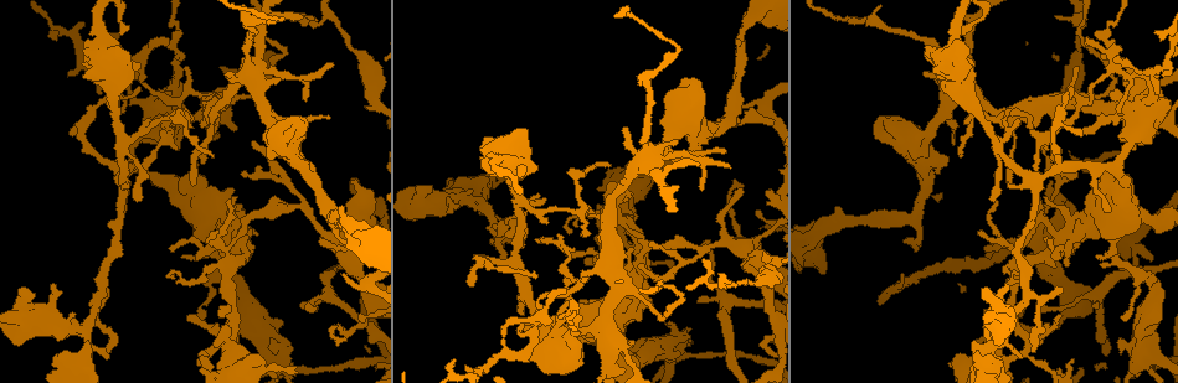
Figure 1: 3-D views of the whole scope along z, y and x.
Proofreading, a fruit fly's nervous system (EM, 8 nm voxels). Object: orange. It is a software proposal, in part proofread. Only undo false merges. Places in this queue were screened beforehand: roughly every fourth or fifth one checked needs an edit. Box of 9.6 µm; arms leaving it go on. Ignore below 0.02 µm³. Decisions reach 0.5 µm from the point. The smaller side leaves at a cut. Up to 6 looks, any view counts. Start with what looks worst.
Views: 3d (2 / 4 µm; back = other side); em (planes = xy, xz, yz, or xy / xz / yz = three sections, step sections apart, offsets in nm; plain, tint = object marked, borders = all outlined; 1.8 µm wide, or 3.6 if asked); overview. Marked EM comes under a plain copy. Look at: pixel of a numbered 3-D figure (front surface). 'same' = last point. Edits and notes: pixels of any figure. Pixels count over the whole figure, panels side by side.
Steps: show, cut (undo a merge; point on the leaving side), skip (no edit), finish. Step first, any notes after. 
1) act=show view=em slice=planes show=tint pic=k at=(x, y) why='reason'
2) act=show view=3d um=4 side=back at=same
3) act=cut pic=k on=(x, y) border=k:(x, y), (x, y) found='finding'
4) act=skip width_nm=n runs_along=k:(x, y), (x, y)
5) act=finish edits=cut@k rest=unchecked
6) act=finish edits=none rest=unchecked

act=show view=3d um=4 pic=1 at=(483, 210) why='abrupt turn'

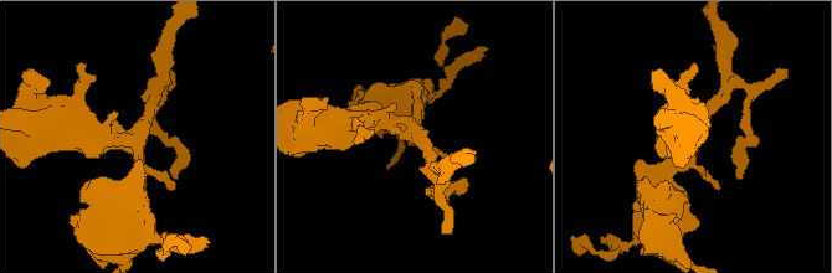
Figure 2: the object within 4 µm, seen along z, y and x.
act=show view=em slice=planes show=tint pic=2 at=(134, 142) why='now the EM'

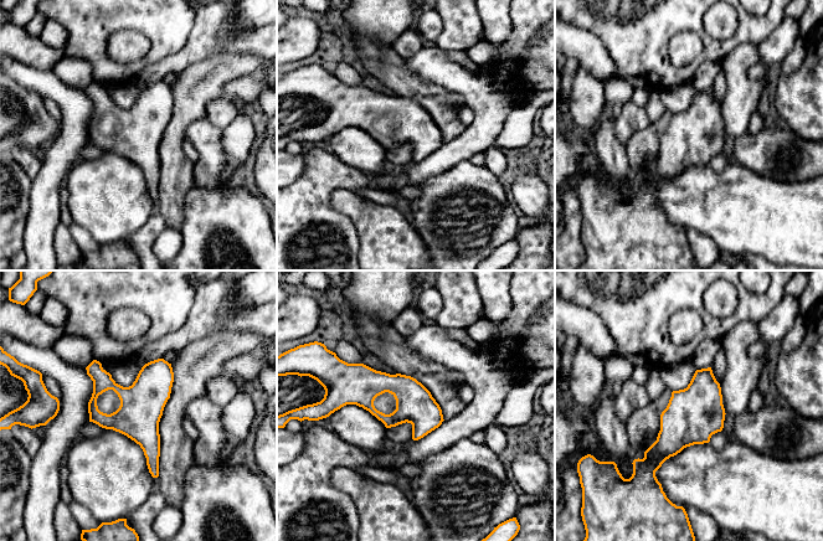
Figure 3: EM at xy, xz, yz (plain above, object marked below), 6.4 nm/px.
act=skip runs_along=3:(94, 364), (139, 411), (155, 473) found='all the same cell'

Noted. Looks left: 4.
act=show view=em slice=yz step=4 show=tint pic=1 at=(742, 248) why='thin arm on a thick one'

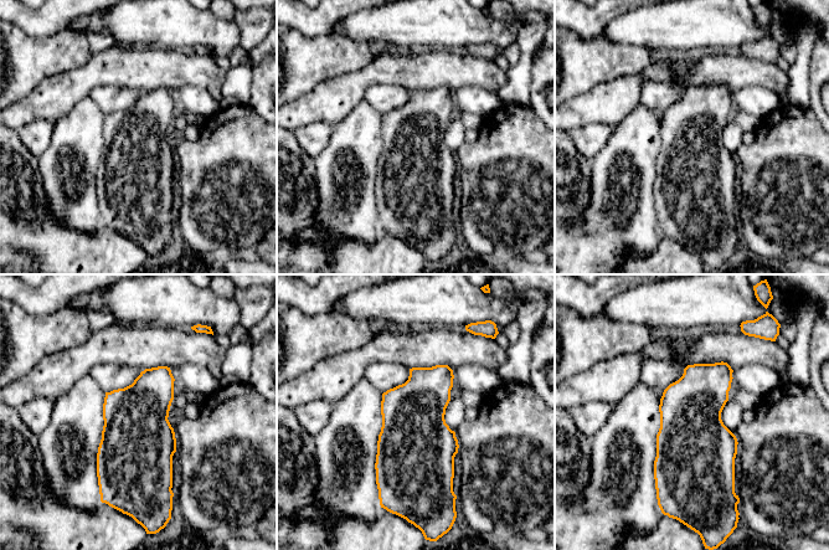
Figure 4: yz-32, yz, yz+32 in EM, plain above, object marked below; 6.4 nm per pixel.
act=show view=em slice=xz step=8 show=tint at=same

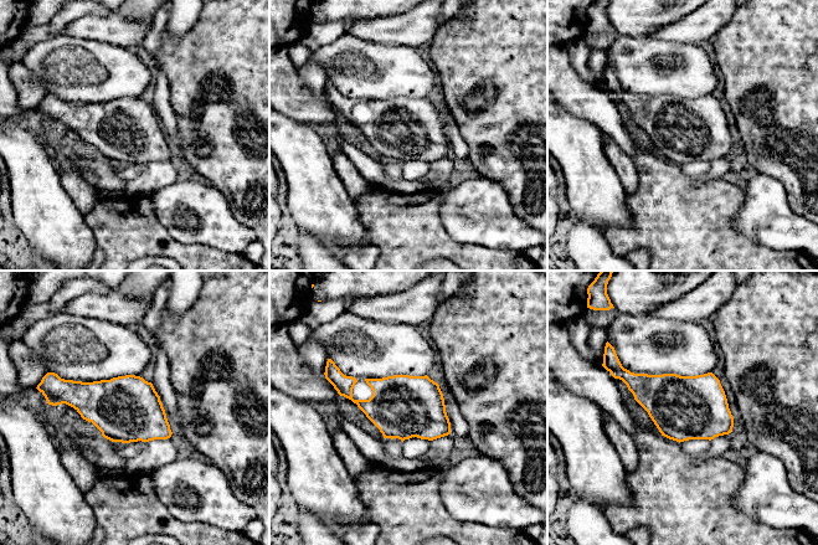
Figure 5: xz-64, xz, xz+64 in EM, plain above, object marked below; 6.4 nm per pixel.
act=skip width_nm=420 found='all the same cell'

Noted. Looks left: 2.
act=show view=em um=3.6 slice=planes show=tint pic=1 at=(334, 15) why='narrows sharply'

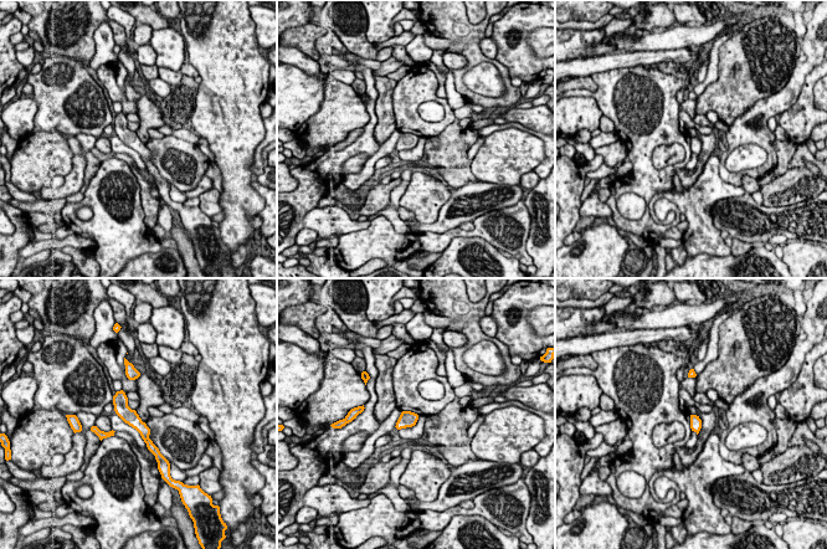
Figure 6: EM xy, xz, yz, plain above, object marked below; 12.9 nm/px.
act=skip width_nm=160 runs_along=6:(119, 394), (121, 408), (153, 449) found='all the same cell'

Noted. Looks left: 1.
act=finish edits=none rest=unchecked

